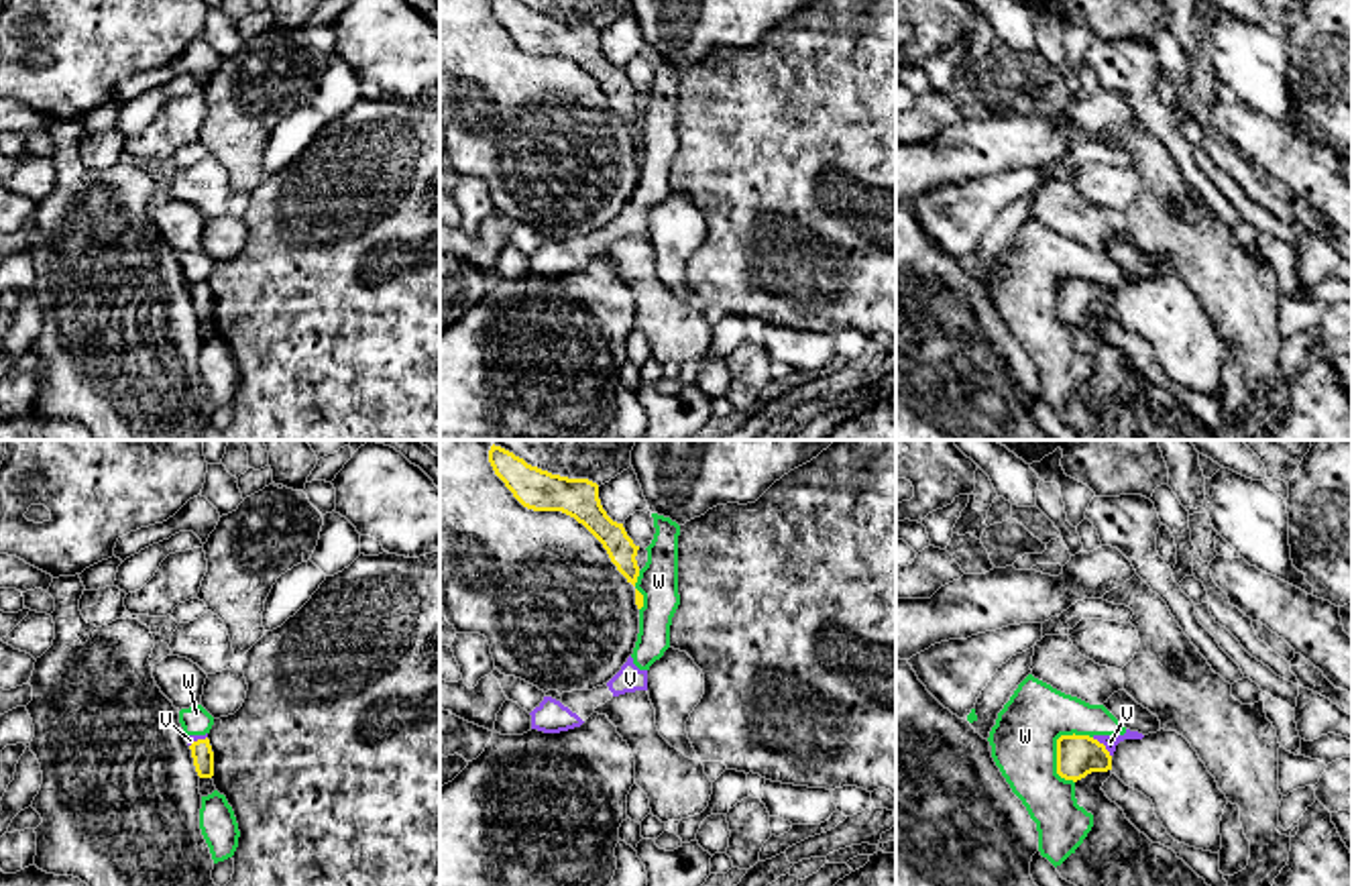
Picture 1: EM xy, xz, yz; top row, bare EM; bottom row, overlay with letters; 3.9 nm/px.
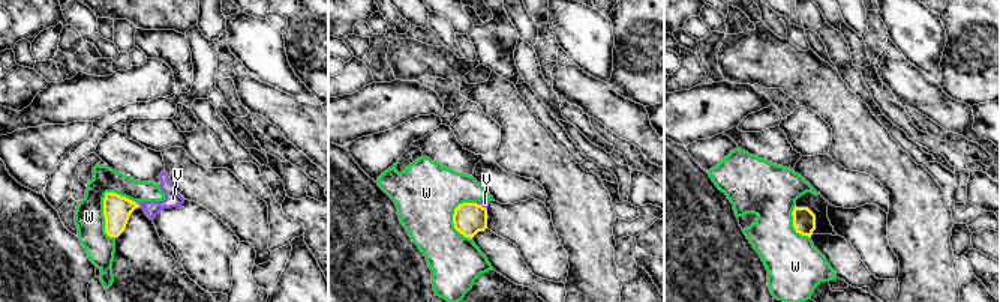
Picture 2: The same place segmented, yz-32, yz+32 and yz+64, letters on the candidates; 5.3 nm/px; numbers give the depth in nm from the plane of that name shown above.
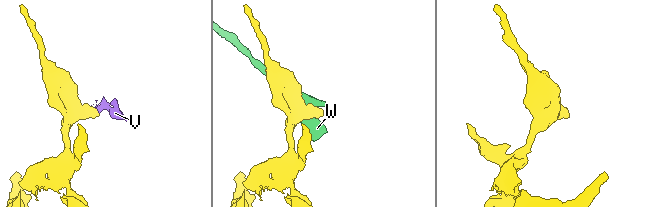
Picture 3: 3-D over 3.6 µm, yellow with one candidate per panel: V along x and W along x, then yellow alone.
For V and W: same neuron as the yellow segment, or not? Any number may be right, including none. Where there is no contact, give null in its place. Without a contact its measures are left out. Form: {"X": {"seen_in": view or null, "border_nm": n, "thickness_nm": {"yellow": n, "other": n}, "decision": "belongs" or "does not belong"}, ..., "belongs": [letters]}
{"V": {"seen_in": "yz", "border_nm": 110, "thickness_nm": {"yellow": 160, "other": 60}, "decision": "does not belong"}, "W": {"seen_in": "yz", "border_nm": 220, "thickness_nm": {"yellow": 160, "other": 260}, "decision": "does not belong"}, "belongs": []}

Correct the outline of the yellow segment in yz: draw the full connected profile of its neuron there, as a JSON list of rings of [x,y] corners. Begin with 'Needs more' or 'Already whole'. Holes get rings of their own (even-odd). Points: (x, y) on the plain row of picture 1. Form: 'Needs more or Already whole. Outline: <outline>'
Already whole. Outline: [[[1061,279],[1057,283],[1057,318],[1065,324],[1081,324],[1091,316],[1112,314],[1112,299],[1104,287],[1089,279]]]

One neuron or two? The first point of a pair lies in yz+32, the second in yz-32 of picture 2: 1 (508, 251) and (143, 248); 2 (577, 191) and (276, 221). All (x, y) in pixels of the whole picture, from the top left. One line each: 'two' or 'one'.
1: two
2: two

